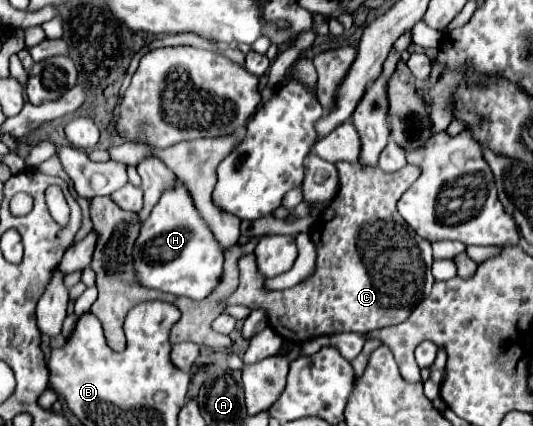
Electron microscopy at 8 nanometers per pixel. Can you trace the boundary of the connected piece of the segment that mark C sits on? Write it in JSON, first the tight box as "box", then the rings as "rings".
{"box":[225,161,435,343],"rings":[[[339,161],[335,163],[335,167],[339,171],[339,189],[331,205],[327,205],[319,215],[315,227],[311,227],[311,237],[317,249],[315,271],[291,289],[267,293],[263,289],[263,277],[255,273],[255,255],[245,255],[239,261],[241,283],[237,291],[225,299],[225,305],[267,309],[271,327],[283,339],[289,339],[293,343],[305,343],[311,337],[335,335],[343,331],[367,333],[387,325],[397,325],[405,321],[411,311],[429,295],[435,281],[431,275],[431,243],[419,237],[397,211],[399,197],[411,187],[413,181],[417,181],[421,169],[417,165],[405,165],[397,173],[381,173],[379,167],[347,161]]]}

